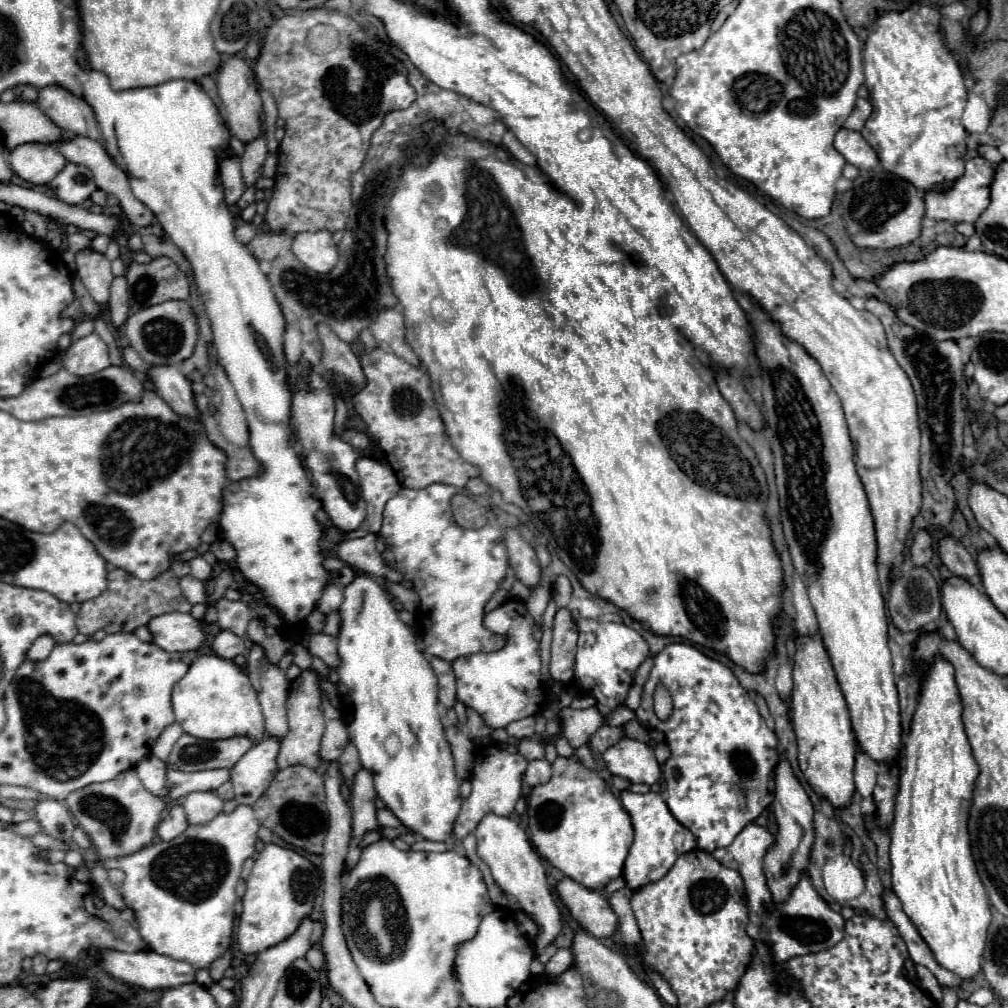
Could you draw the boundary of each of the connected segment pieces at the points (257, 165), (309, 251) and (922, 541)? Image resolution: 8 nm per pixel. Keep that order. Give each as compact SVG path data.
M259 137L245 145L245 155L241 157L241 169L243 169L243 183L247 187L255 185L255 181L261 177L265 157L267 157L265 137Z
M329 231L299 233L293 239L293 255L311 271L327 273L335 267L339 253Z
M919 531L911 545L911 563L915 567L925 567L933 557L933 539L927 531Z

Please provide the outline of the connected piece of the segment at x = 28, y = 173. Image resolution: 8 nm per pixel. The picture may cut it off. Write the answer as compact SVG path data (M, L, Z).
M27 143L9 153L9 163L21 179L35 185L47 185L67 161L55 145Z

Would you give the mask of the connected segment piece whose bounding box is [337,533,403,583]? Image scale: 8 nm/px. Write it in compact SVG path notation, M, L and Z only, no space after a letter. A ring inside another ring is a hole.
M373 533L361 539L347 539L341 545L337 545L337 555L341 561L345 561L349 567L353 567L359 573L377 575L395 583L403 581L403 575L397 569L391 569L383 561L381 553L377 553L377 549L373 547L375 541L377 541L377 535Z

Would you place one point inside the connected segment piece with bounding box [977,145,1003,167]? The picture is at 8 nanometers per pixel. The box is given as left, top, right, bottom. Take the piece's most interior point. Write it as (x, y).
(991, 154)

